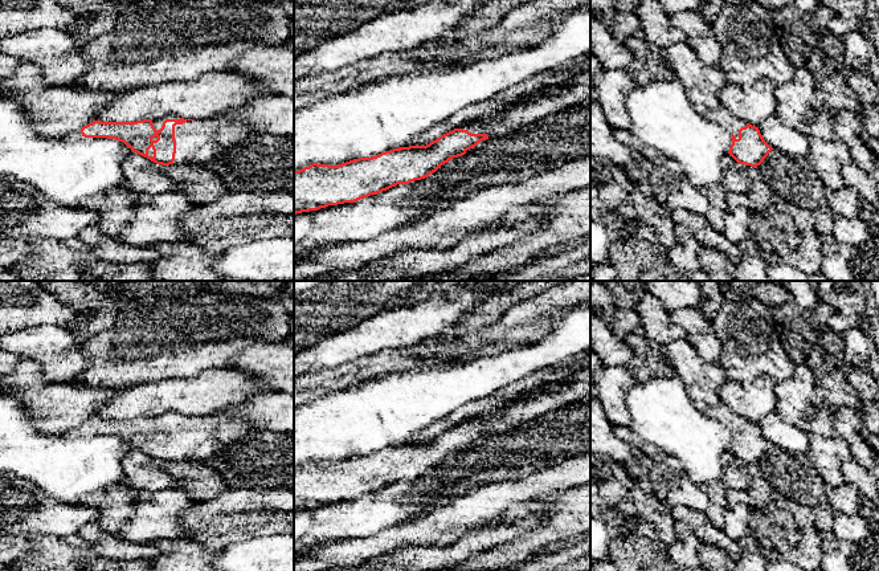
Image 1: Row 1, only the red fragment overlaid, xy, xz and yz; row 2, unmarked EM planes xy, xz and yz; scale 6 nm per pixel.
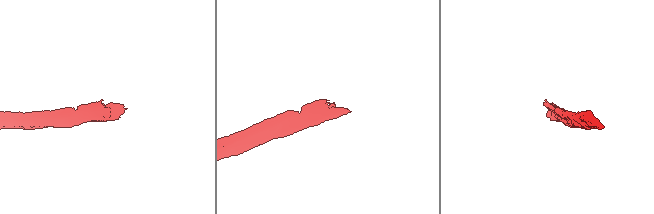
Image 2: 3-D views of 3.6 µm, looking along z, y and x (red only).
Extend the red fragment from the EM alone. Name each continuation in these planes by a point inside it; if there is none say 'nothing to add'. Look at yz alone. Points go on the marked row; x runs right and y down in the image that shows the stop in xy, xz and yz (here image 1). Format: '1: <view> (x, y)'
1: yz (720, 115)

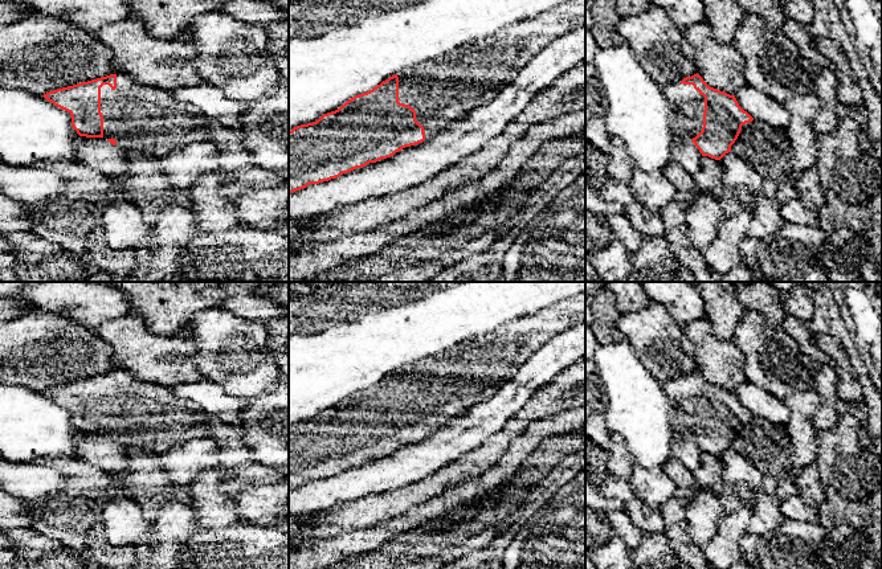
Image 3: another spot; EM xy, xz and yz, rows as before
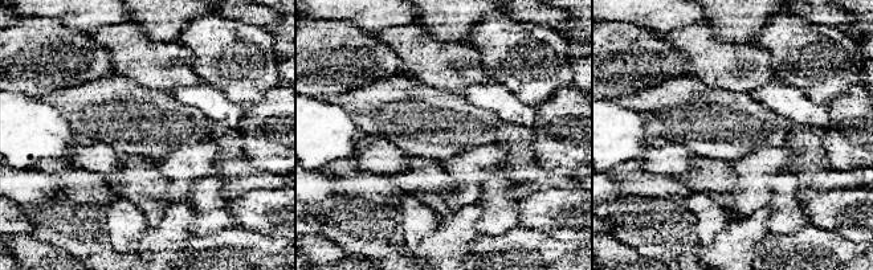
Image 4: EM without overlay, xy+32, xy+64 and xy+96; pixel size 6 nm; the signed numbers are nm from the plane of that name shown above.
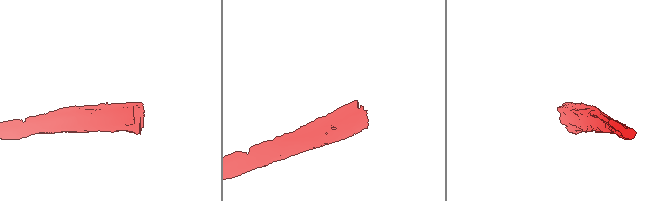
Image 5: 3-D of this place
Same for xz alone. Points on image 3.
1: xz (440, 90)

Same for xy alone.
1: xy (143, 119)

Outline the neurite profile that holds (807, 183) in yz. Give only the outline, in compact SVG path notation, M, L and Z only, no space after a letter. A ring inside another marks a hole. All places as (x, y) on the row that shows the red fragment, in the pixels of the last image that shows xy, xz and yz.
M816 167L795 175L795 187L799 192L799 198L810 202L822 209L826 201L826 192L821 188Z

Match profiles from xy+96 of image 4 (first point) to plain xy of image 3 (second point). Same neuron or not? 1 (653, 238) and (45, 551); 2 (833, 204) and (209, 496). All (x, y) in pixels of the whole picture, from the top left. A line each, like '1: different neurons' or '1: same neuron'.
1: different neurons
2: different neurons

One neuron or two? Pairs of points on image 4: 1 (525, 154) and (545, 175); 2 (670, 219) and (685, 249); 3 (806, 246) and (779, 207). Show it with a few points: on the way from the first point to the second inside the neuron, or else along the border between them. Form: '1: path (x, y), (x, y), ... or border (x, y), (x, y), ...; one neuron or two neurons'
1: path (527, 159), (539, 172); one neuron
2: path (678, 223), (686, 230), (686, 241); one neuron
3: border (810, 223), (791, 233), (771, 234); two neurons

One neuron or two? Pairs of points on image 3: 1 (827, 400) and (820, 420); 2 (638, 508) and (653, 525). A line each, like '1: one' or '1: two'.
1: one
2: one

